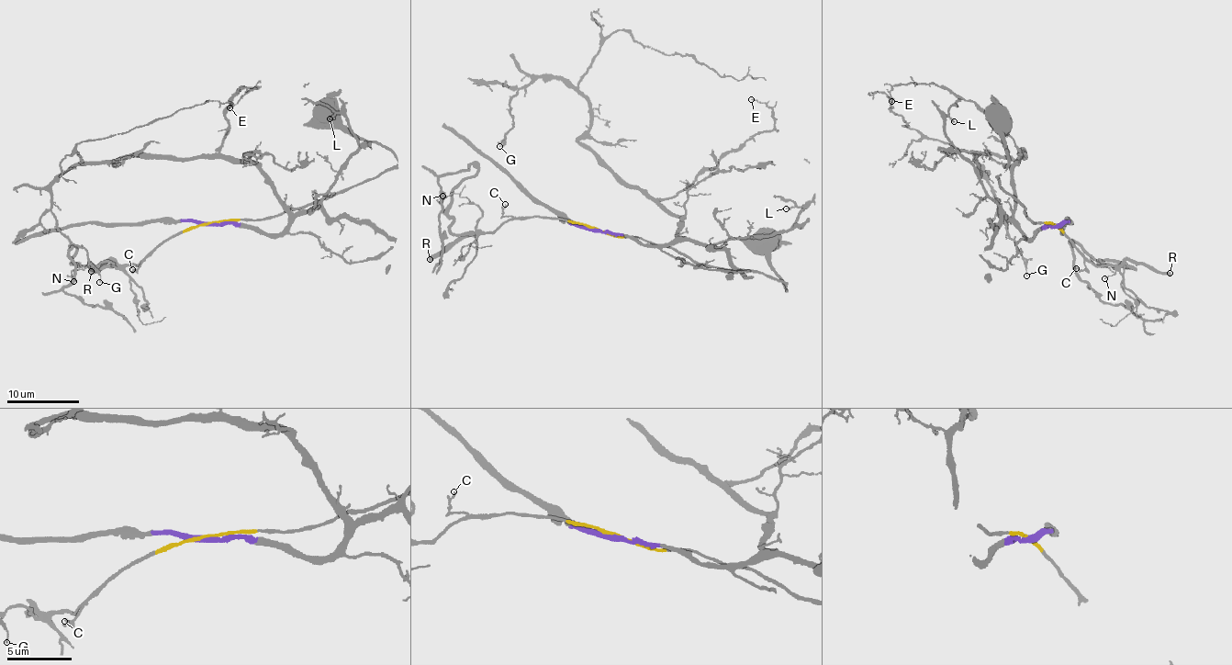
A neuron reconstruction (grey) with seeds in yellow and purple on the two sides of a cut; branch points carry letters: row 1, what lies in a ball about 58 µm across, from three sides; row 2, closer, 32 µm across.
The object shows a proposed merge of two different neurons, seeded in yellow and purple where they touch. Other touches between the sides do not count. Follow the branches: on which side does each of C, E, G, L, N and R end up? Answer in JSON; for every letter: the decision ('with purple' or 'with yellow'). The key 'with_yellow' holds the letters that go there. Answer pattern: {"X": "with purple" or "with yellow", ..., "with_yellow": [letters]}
{"C": "with yellow", "E": "with purple", "G": "with purple", "L": "with purple", "N": "with yellow", "R": "with yellow", "with_yellow": ["C", "N", "R"]}

